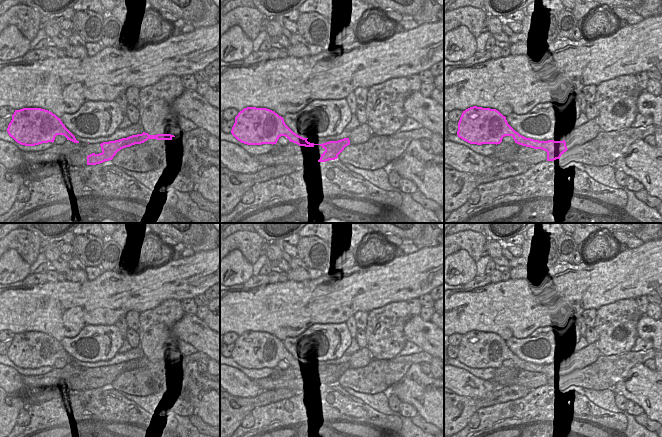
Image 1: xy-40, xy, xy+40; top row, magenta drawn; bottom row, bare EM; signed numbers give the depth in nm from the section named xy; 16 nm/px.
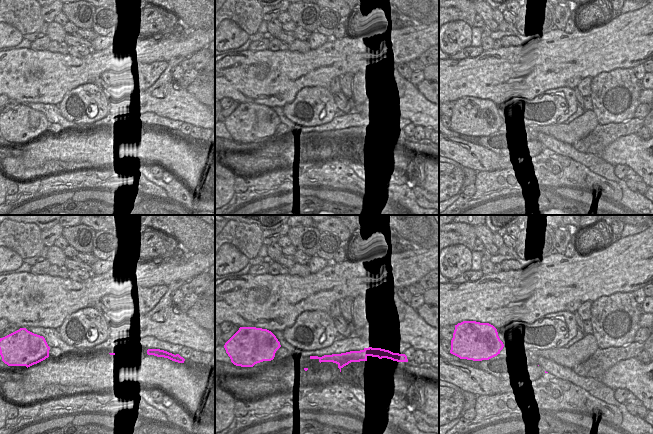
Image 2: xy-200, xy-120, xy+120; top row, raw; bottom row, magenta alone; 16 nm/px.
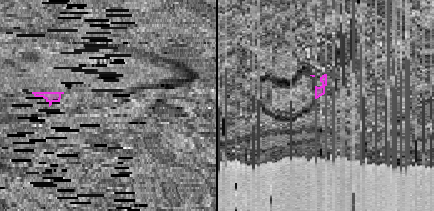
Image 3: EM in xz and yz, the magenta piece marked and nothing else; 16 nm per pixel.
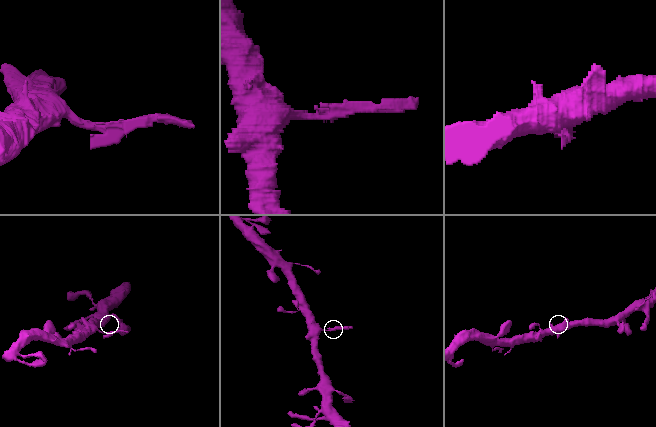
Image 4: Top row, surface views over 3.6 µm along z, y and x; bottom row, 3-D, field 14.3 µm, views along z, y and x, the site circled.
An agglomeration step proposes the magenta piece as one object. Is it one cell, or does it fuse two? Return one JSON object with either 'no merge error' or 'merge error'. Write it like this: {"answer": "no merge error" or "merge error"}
{"answer": "merge error"}

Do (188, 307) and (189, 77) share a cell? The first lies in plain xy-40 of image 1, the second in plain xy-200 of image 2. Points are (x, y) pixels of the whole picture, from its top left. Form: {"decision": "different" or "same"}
{"decision": "different"}

